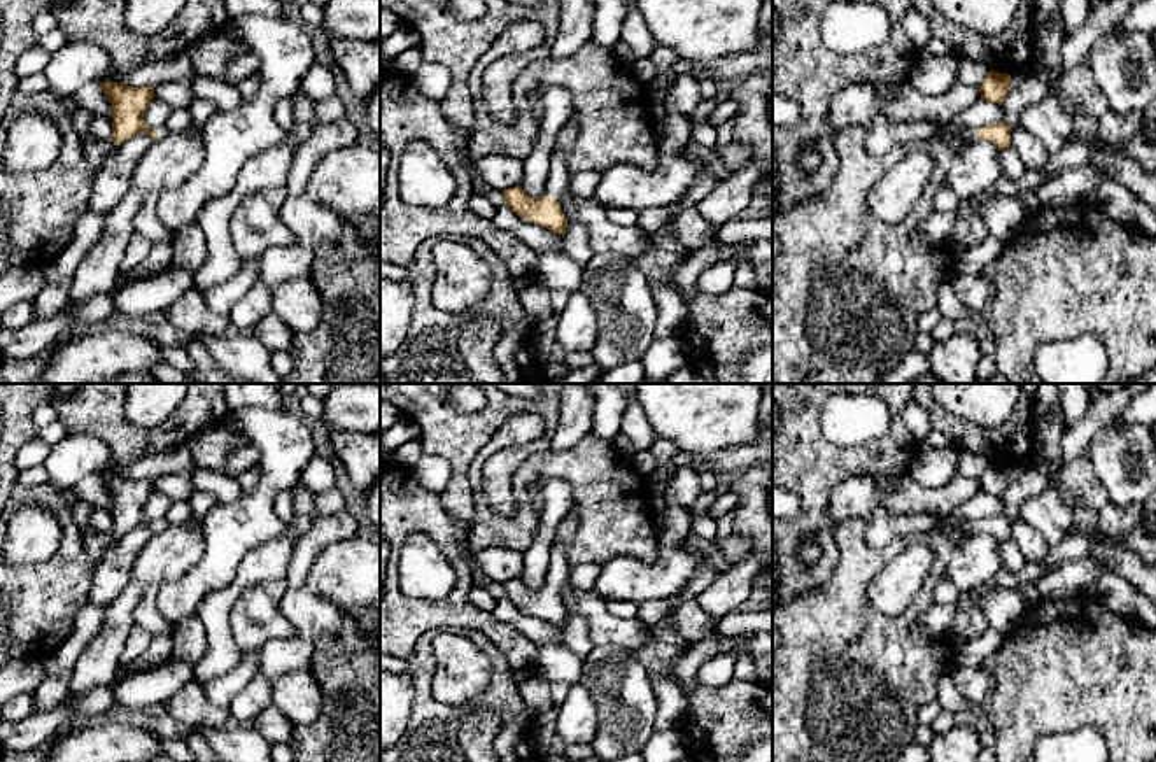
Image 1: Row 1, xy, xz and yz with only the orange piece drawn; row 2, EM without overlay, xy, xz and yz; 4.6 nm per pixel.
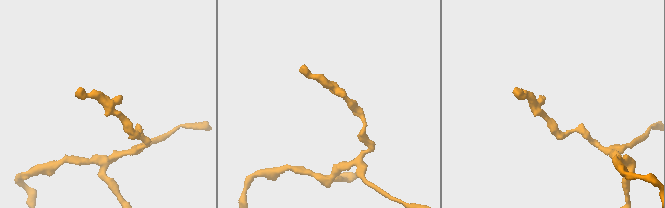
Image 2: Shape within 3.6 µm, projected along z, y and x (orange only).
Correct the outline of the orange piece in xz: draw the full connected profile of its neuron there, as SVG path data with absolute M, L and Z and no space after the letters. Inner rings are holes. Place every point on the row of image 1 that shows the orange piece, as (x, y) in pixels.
M571 114L555 140L543 196L529 198L522 186L508 187L503 191L506 205L518 217L524 217L527 222L539 224L559 235L564 235L567 228L567 217L562 212L559 200L569 187L571 172L567 170L566 158L573 149L576 138L578 117Z

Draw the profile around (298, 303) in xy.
M300 277L271 289L271 312L296 333L317 329L324 317L324 301L310 280Z

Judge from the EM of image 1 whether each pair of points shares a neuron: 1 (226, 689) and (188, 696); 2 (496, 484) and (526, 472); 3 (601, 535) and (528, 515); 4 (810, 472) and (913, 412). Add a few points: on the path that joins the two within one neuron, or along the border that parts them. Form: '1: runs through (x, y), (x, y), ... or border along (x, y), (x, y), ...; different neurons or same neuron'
1: border along (200, 684), (209, 701), (226, 708); different neurons
2: border along (545, 451), (521, 463), (515, 512), (498, 515); different neurons
3: runs through (596, 500), (566, 470), (535, 470), (524, 480); same neuron
4: border along (906, 402), (902, 421), (915, 444); different neurons

